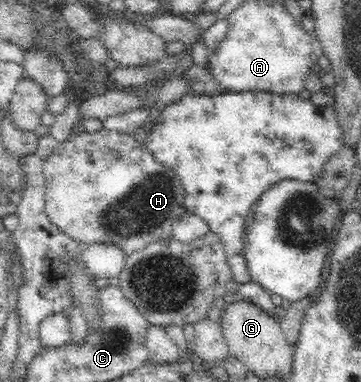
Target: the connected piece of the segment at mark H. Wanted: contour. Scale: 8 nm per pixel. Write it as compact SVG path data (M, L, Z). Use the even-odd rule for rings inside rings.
M101 129L91 133L87 130L73 132L67 142L57 144L45 158L42 172L47 217L71 240L85 246L95 242L113 242L129 256L151 242L172 239L175 221L187 212L184 206L185 189L177 171L167 163L157 161L147 145L136 140L128 131Z

